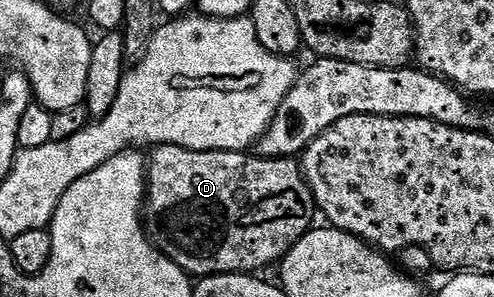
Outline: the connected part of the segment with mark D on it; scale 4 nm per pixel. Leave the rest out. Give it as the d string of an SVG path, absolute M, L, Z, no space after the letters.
M161 144L151 152L148 191L142 209L146 231L152 243L189 277L259 273L259 268L283 261L284 255L309 232L314 224L312 219L318 216L314 194L295 159L270 160L248 152L195 152L173 144Z

